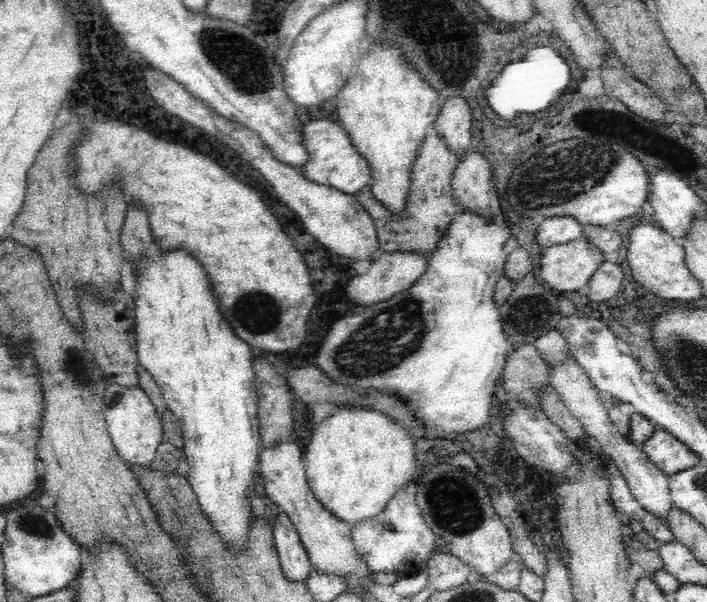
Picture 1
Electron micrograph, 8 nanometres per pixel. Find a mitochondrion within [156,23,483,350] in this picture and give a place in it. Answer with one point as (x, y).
(232, 54)

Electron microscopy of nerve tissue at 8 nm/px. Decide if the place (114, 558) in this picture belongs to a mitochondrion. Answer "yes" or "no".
no

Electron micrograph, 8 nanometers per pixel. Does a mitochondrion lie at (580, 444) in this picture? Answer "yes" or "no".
no

